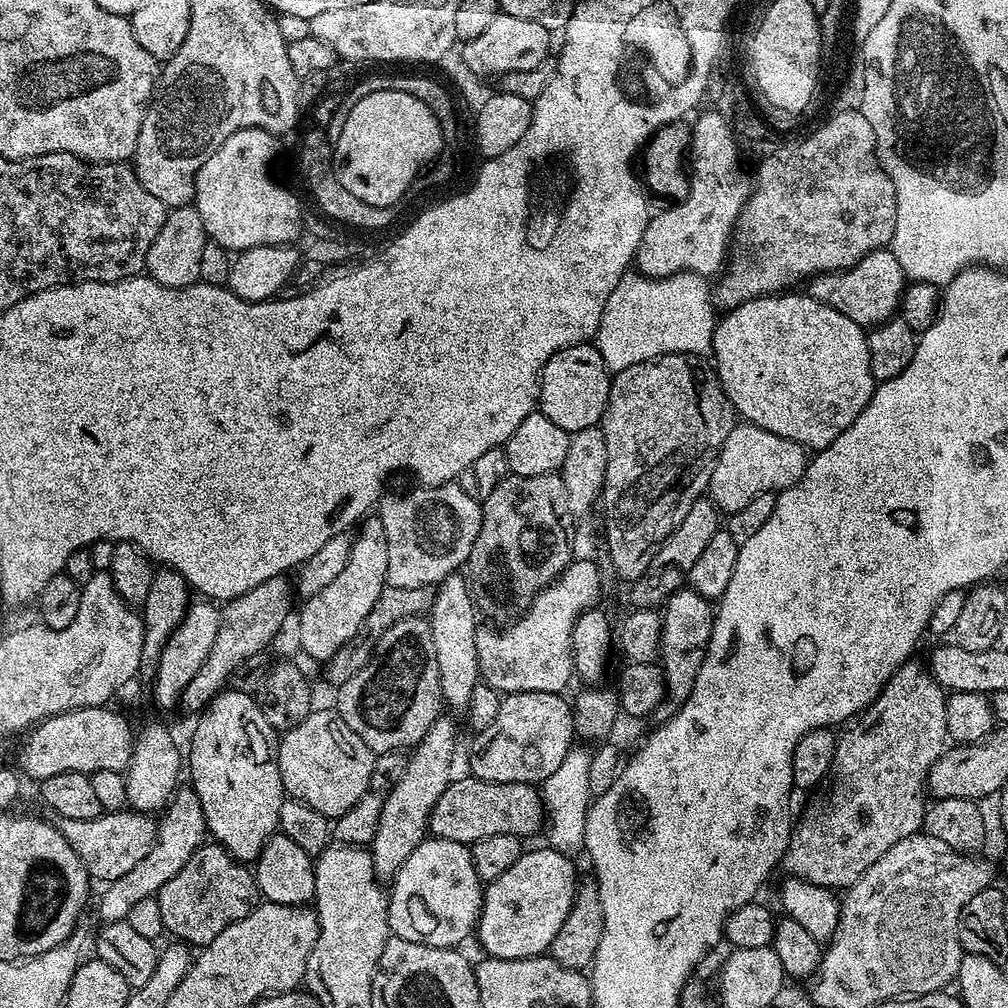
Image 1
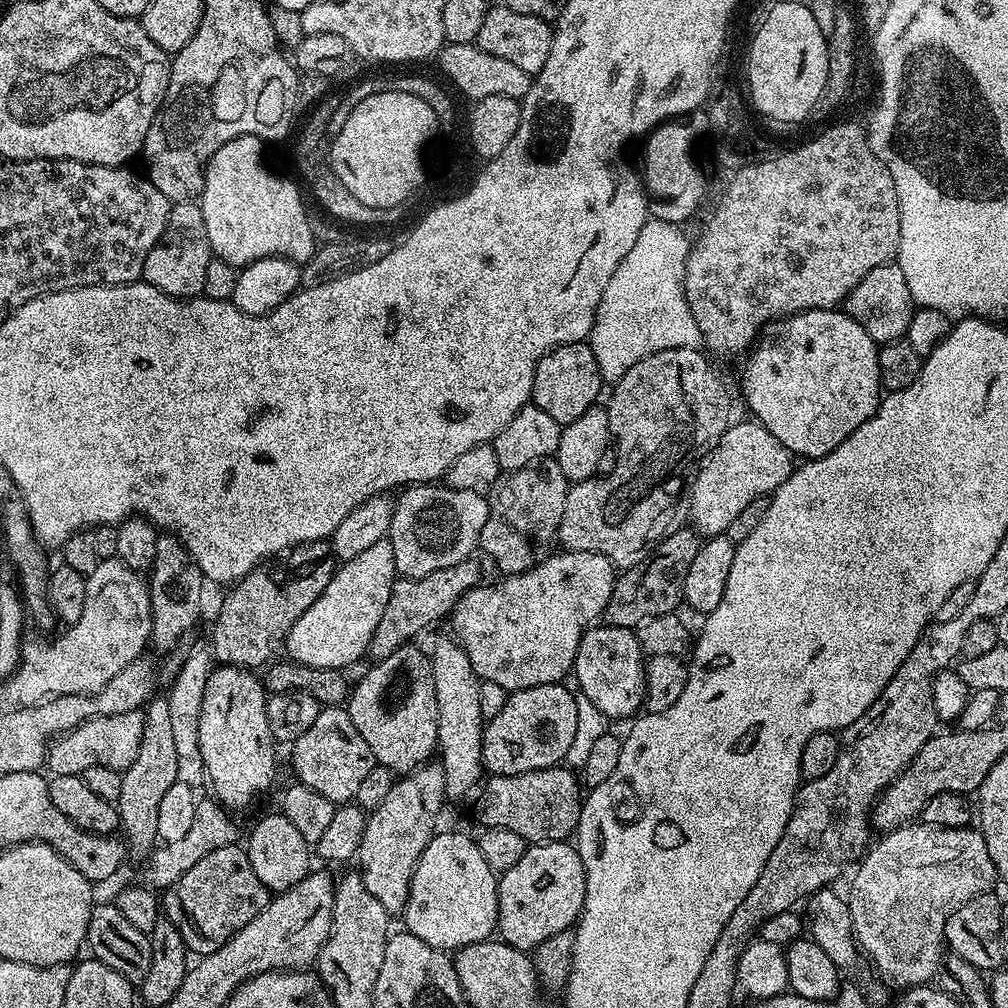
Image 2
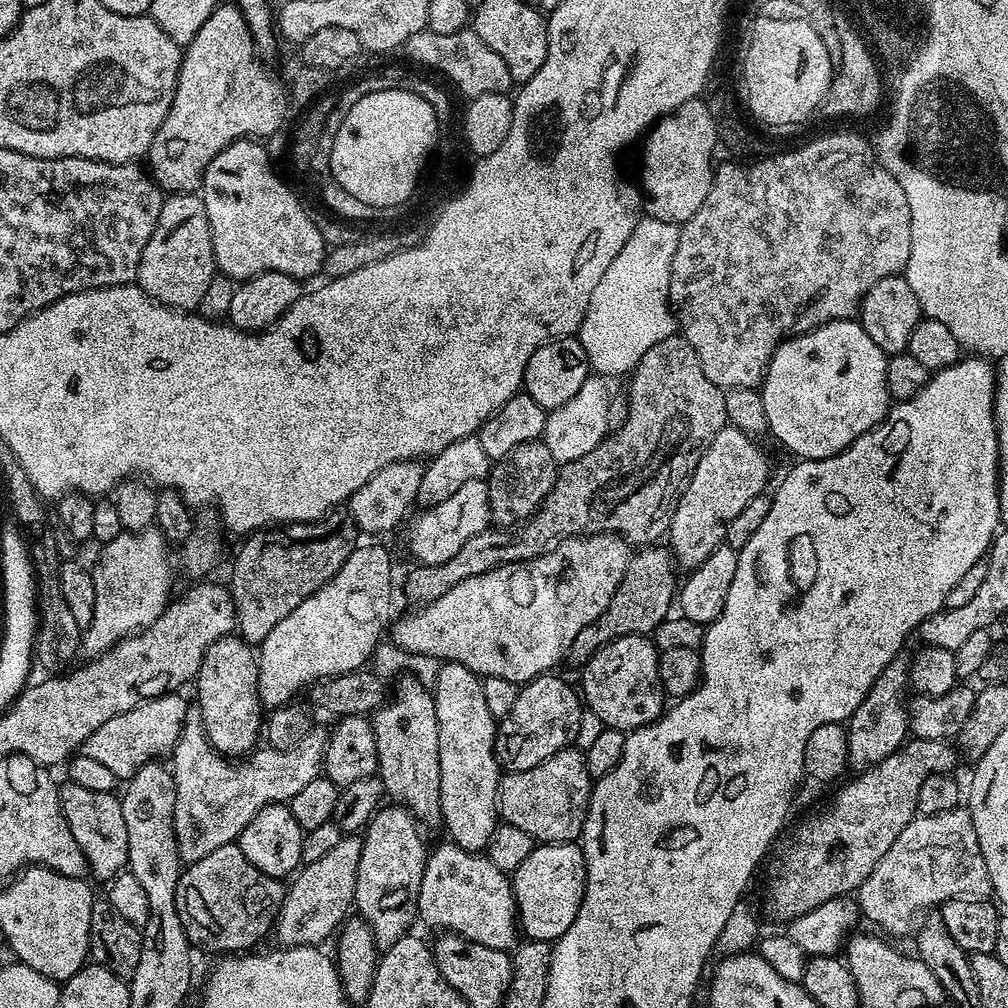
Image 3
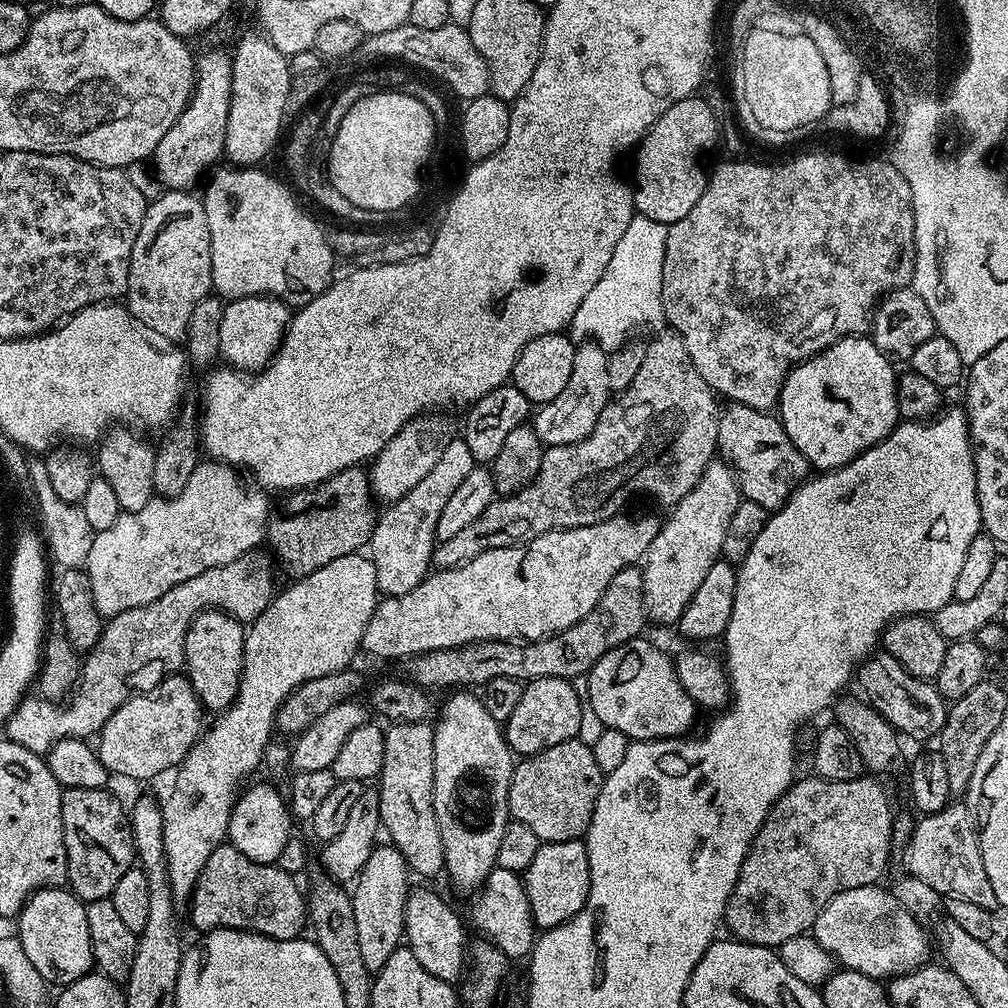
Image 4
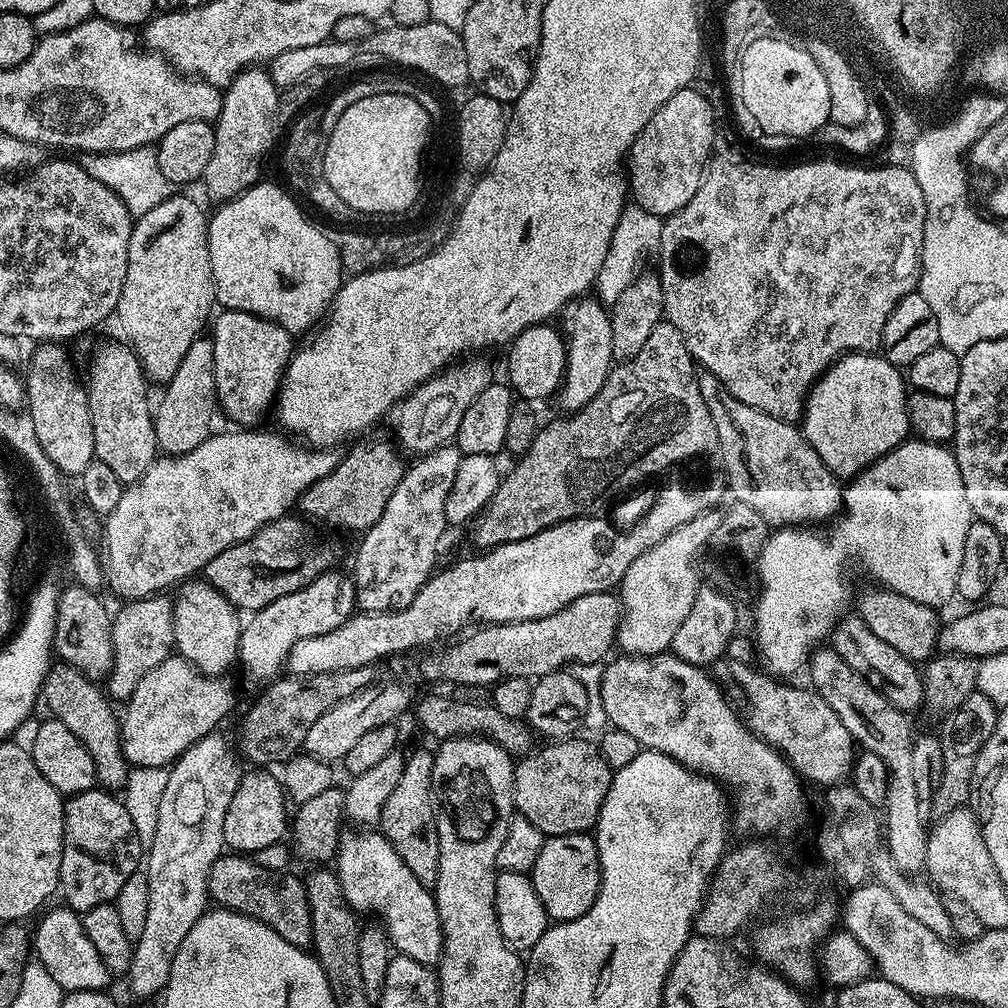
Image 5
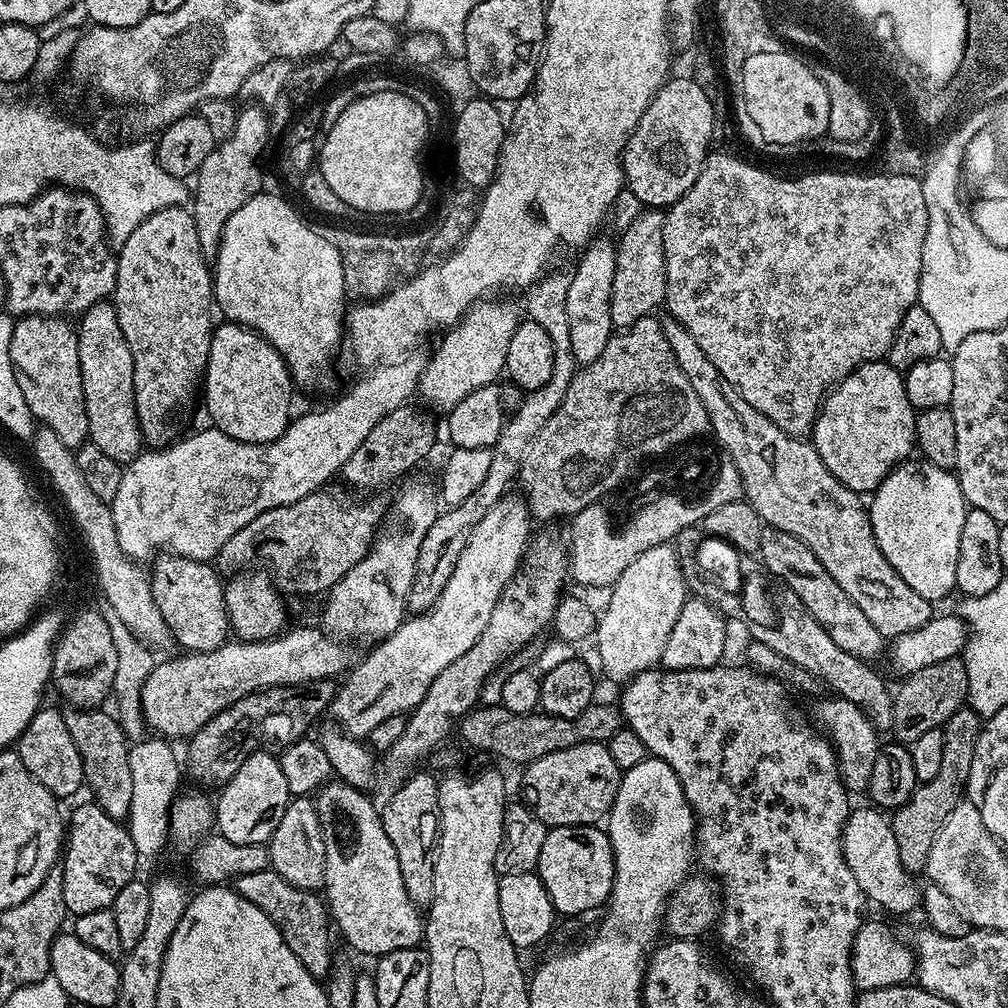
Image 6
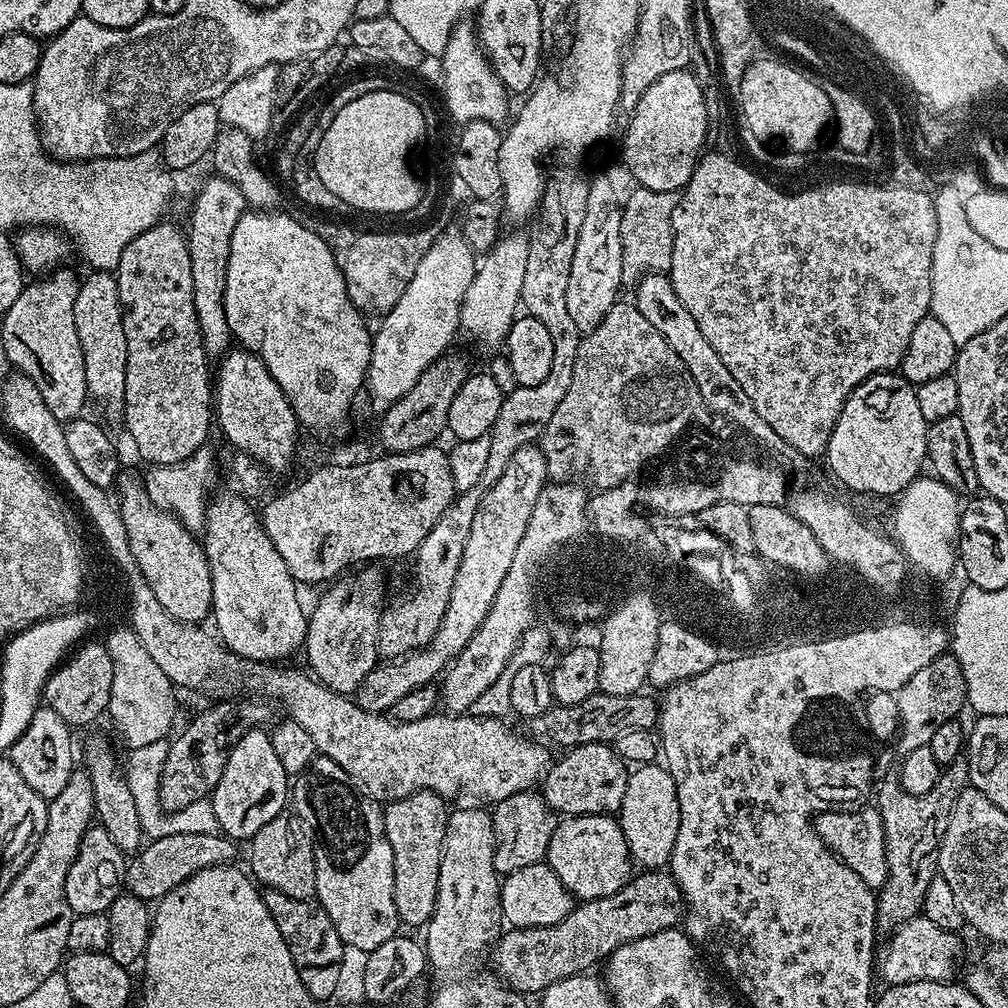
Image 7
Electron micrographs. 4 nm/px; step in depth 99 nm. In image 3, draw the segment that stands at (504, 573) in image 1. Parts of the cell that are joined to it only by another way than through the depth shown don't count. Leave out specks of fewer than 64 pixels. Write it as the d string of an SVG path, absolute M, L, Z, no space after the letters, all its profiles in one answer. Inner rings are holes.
M543 439L534 442L522 442L522 446L515 448L506 458L495 461L492 470L488 474L488 497L490 498L490 510L492 511L491 523L501 529L511 529L511 524L515 526L523 525L540 508L540 504L550 494L550 490L556 481L558 465L556 459L550 454L550 450L544 445Z

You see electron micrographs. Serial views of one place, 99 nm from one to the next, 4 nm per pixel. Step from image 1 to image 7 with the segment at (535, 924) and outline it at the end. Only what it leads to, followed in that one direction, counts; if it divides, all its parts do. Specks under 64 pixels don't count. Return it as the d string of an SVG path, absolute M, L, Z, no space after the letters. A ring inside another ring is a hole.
M612 814L557 819L554 834L550 834L546 862L554 874L562 878L568 892L580 902L606 898L622 890L634 875L634 861L628 854L626 834L622 834L619 819Z

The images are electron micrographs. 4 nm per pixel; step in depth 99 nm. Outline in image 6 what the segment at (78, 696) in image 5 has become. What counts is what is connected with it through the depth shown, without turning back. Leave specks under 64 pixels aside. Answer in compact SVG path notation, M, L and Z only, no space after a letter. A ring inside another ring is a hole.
M100 708L63 709L66 730L74 738L74 746L78 746L78 754L82 754L84 767L84 783L87 791L92 791L91 799L110 818L124 822L130 814L130 801L133 799L133 778L130 774L130 741L123 732L117 717L111 711L104 712Z

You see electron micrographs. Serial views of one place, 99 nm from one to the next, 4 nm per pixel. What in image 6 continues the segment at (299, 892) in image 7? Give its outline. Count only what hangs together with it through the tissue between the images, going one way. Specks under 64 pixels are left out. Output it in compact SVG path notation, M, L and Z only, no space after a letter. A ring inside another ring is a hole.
M312 796L289 799L286 814L282 814L282 822L278 822L278 830L274 830L267 845L268 863L273 872L282 874L286 882L299 888L323 889L326 874L326 842L318 818L316 801Z

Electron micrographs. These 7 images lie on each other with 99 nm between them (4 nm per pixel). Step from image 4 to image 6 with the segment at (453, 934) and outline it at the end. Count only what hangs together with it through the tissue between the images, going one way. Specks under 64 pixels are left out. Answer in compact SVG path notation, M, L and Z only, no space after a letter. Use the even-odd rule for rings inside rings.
M333 778L315 793L314 799L326 842L322 896L331 919L353 953L379 958L394 950L417 947L423 941L426 920L410 894L406 894L398 854L394 854L394 846L386 838L380 812L368 794Z

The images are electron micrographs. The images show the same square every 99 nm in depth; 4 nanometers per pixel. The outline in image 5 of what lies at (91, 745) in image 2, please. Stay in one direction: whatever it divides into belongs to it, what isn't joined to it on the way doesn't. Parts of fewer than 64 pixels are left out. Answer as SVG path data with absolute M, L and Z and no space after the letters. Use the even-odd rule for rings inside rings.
M167 656L144 675L123 705L120 741L124 756L135 767L171 766L194 742L213 735L235 704L236 692L228 678L203 676L183 656Z

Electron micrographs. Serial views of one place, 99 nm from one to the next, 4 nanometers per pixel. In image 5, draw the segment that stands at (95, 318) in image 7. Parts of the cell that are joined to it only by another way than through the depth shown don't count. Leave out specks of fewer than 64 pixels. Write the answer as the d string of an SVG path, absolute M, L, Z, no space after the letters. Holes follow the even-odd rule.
M119 342L120 344L104 344L92 356L92 365L88 368L88 384L86 380L86 391L88 394L88 405L90 406L90 422L94 426L94 450L96 451L96 459L106 462L106 466L110 466L110 471L114 473L114 478L118 478L124 485L136 484L138 478L142 478L142 474L146 474L146 470L152 463L158 459L158 449L156 446L156 435L154 434L154 422L152 421L153 405L148 404L148 388L150 389L149 381L144 374L144 367L140 364L135 352L127 343Z

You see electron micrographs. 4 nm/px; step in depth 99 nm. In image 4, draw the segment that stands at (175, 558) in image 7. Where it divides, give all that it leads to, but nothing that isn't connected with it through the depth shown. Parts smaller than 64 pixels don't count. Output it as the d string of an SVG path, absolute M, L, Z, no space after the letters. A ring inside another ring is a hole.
M199 612L188 628L184 643L184 668L188 681L200 698L200 703L212 714L219 714L236 701L242 678L244 634L246 628L239 620L224 612Z

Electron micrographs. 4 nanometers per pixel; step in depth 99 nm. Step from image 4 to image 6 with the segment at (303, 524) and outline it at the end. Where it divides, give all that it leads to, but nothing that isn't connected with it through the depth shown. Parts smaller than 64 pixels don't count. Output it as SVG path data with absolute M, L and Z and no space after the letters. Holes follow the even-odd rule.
M405 406L386 414L386 418L382 418L382 422L370 430L366 442L362 442L362 446L358 446L358 450L354 450L354 454L350 454L344 463L342 477L345 485L353 489L361 488L364 494L372 494L375 488L384 488L399 476L407 477L407 472L415 464L422 463L431 454L436 444L436 424L427 416L427 411L419 412L412 407Z

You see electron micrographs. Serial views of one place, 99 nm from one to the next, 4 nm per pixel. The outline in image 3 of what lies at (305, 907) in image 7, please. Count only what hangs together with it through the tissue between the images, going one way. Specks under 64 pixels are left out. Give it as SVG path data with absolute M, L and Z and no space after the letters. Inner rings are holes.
M239 843L218 846L218 850L210 850L206 858L198 858L198 862L187 865L181 871L180 881L176 883L178 918L182 918L188 943L197 949L220 952L216 954L240 954L245 950L255 949L259 945L256 943L267 932L269 935L273 931L285 891L285 885L277 877L262 874L262 870L258 870L258 866L254 866L254 862L250 862L250 858L242 854Z

